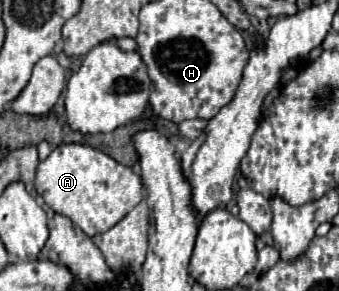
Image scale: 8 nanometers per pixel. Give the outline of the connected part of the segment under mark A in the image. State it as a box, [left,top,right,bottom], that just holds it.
[36,143,142,237]

